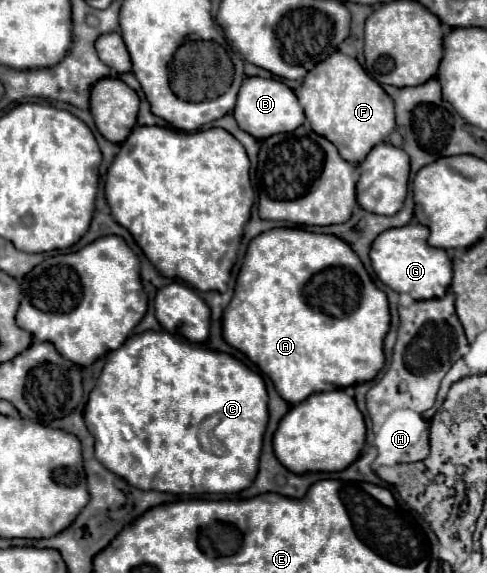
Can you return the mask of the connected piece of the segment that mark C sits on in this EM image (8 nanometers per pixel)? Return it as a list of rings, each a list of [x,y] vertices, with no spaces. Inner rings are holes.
[[[146,331],[138,335],[130,335],[128,341],[116,349],[116,353],[108,353],[108,359],[104,363],[104,369],[96,381],[96,387],[92,389],[86,409],[84,409],[84,421],[88,431],[94,435],[94,455],[96,459],[116,473],[118,477],[126,479],[130,485],[142,489],[142,491],[166,491],[176,495],[204,495],[204,493],[238,493],[246,489],[258,471],[258,457],[262,450],[263,435],[268,423],[268,395],[264,381],[258,373],[250,371],[242,361],[234,359],[232,355],[206,349],[206,345],[190,343],[186,339],[178,339],[166,331]]]

